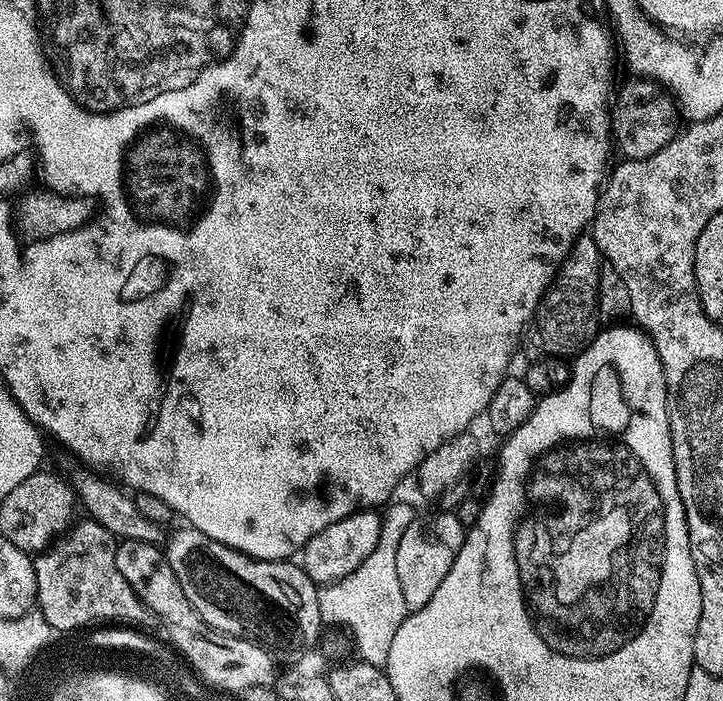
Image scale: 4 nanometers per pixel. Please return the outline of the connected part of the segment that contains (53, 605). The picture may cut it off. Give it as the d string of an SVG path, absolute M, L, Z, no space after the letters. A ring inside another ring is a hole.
M91 518L84 519L85 521L79 526L79 524L60 542L55 546L49 547L47 550L39 553L35 557L34 563L36 566L36 604L41 614L46 618L46 622L49 623L51 629L57 633L60 632L72 632L75 628L84 628L87 624L89 626L100 626L105 622L115 622L120 626L135 626L140 630L150 630L148 628L157 627L158 621L154 610L150 610L143 604L138 598L138 594L134 594L134 590L130 586L130 582L126 582L126 578L122 578L122 574L118 571L118 562L116 561L116 545L118 543L117 537L110 534L110 530L106 530L101 524L96 523Z

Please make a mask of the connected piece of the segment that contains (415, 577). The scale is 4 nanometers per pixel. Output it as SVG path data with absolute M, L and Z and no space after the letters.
M439 510L433 513L433 516L417 515L406 526L406 534L402 534L402 543L398 545L398 582L409 612L416 612L434 598L438 586L442 586L442 578L450 574L450 566L454 566L454 558L458 558L458 550L464 545L466 529L458 522L456 513Z

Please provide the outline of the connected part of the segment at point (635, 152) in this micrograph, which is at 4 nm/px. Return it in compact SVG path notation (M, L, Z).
M628 78L624 85L619 85L614 99L610 104L610 115L612 117L612 139L615 151L625 160L641 160L650 158L650 154L658 154L662 146L666 146L672 141L673 136L678 131L678 125L672 121L674 116L674 104L667 91L661 90L655 83L646 78Z

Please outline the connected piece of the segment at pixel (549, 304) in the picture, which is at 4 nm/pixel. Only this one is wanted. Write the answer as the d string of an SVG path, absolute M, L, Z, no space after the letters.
M582 234L568 251L568 257L556 272L552 284L544 292L530 321L530 336L537 353L544 356L572 358L584 351L584 347L595 338L602 320L598 315L598 274L602 257L594 238Z

